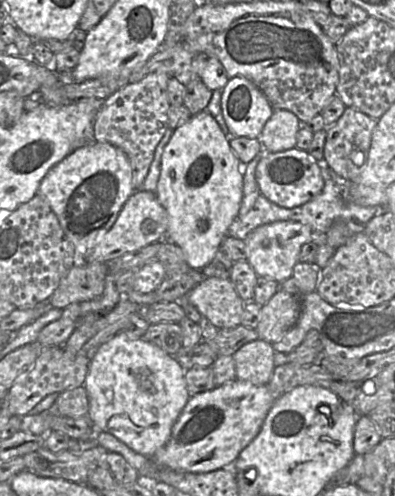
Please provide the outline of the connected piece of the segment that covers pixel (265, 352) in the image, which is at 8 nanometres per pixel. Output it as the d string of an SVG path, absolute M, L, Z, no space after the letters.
M259 339L240 347L232 355L237 379L254 385L267 384L275 368L275 352L271 343Z

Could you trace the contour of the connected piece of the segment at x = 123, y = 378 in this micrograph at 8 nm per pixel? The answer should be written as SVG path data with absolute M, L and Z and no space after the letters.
M116 334L99 347L84 381L95 429L112 434L136 453L152 457L170 439L172 427L189 400L186 371L157 345Z

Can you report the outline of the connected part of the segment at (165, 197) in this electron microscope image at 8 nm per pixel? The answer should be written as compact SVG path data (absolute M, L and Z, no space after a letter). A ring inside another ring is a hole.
M206 109L193 115L187 122L176 128L171 139L164 148L161 162L161 173L157 184L156 195L168 214L168 228L165 238L182 249L186 261L192 269L202 270L209 262L211 262L215 254L218 252L218 250L220 250L221 242L226 236L228 236L228 229L230 225L238 217L243 193L244 170L241 170L242 165L245 164L240 162L218 122ZM202 220L206 221L208 224L206 230L201 230L199 228L199 222Z

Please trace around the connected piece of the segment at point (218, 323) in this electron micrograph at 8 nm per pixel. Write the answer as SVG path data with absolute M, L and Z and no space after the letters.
M205 277L186 298L218 329L242 325L245 302L229 279Z

